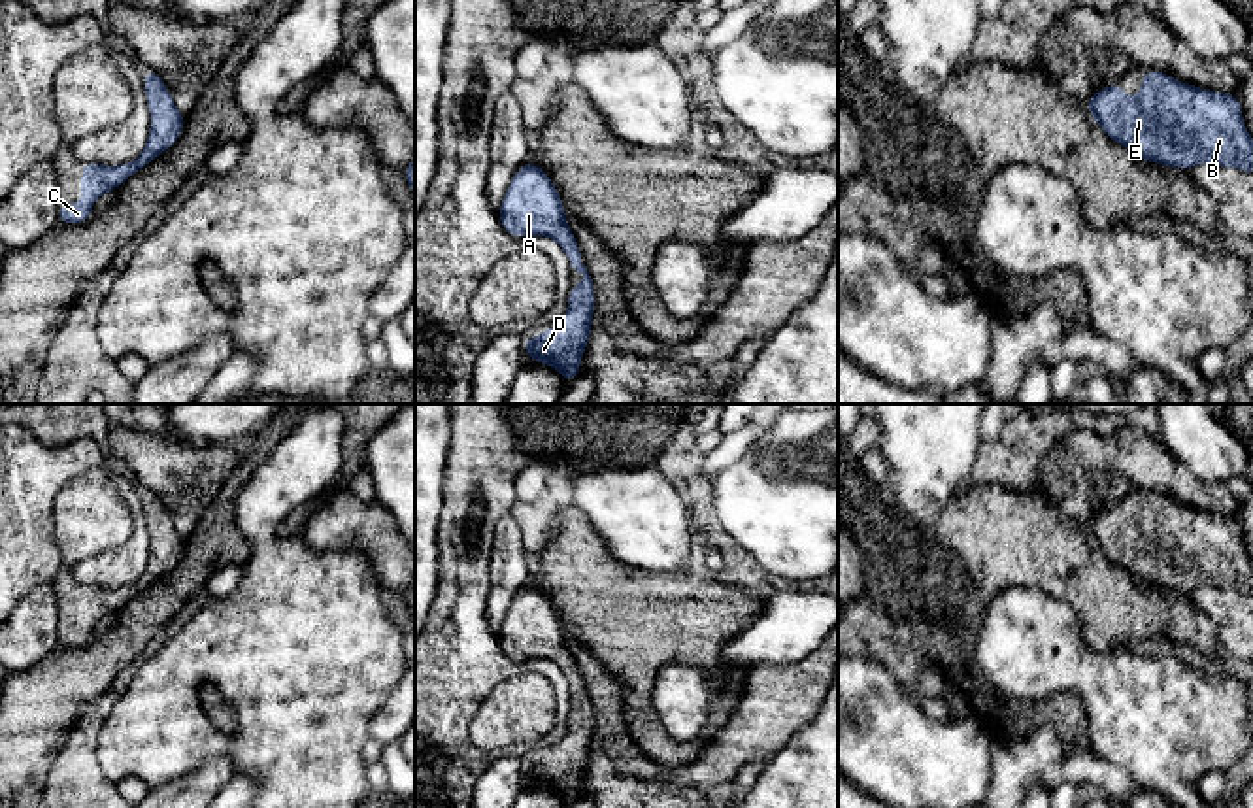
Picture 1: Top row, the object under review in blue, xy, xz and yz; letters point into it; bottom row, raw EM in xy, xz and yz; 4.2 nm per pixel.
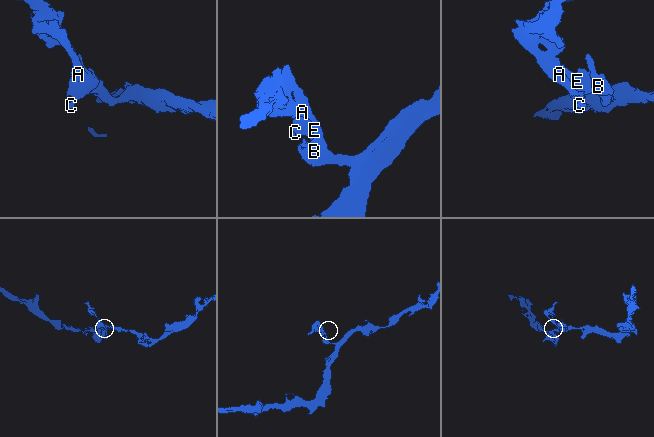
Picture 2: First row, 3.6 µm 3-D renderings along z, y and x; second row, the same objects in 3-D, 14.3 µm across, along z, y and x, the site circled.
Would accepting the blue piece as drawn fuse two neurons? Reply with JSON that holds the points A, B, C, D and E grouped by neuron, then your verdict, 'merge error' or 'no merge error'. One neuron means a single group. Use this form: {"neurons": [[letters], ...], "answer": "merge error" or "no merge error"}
{"neurons": [["A", "B", "C", "D", "E"]], "answer": "no merge error"}

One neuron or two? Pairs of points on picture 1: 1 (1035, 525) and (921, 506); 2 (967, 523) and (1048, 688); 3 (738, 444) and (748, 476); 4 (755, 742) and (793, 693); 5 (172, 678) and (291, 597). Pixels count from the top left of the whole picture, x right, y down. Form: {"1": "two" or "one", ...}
{"1": "two", "2": "two", "3": "two", "4": "one", "5": "one"}

